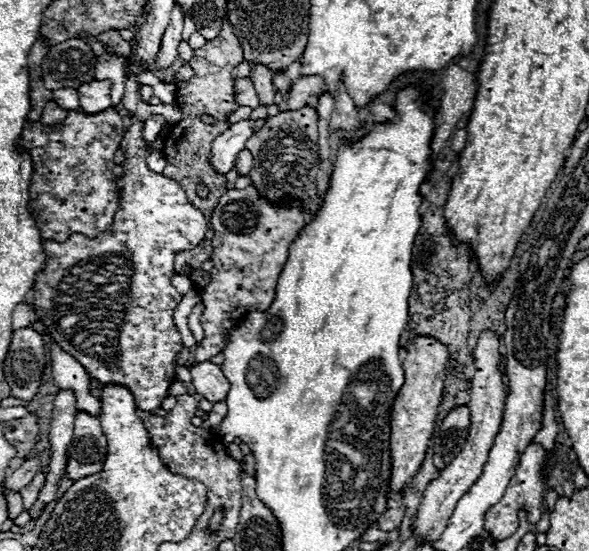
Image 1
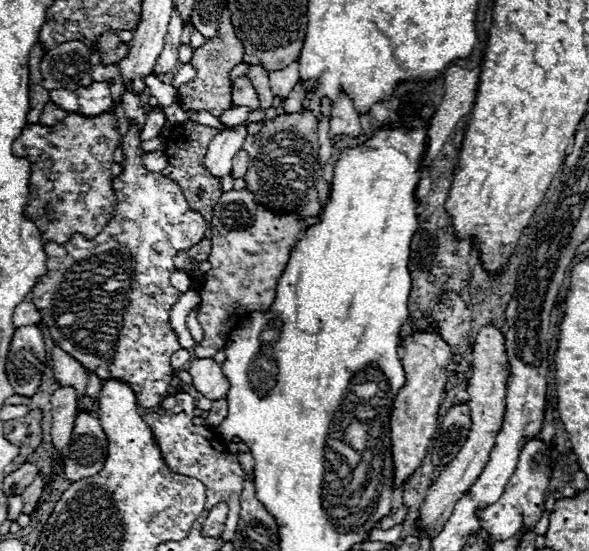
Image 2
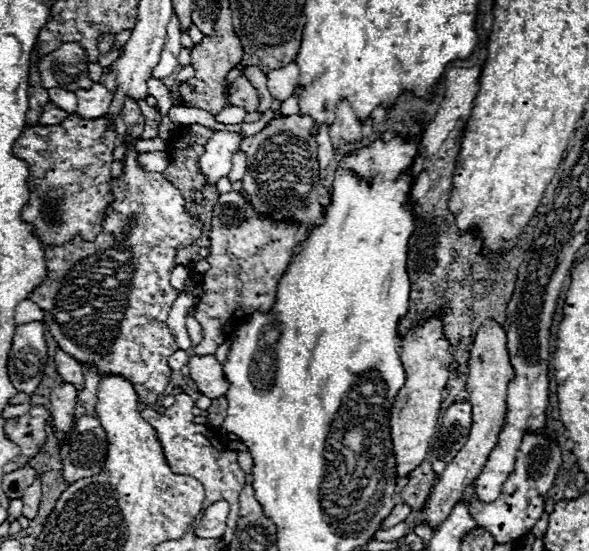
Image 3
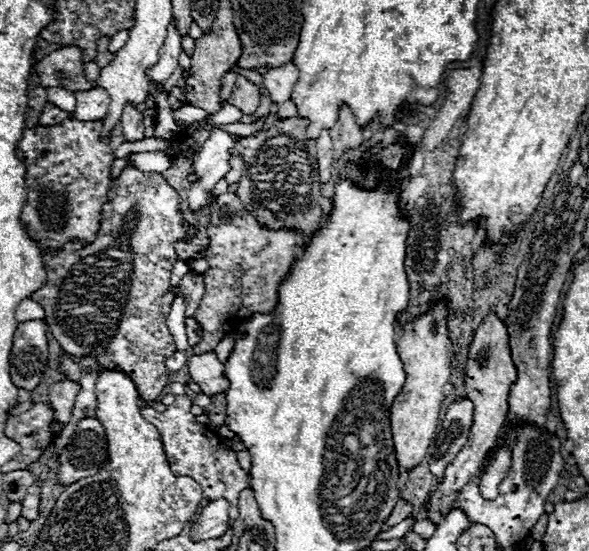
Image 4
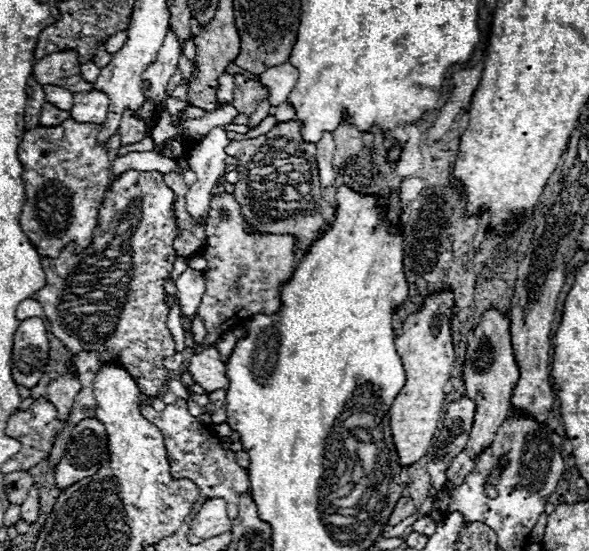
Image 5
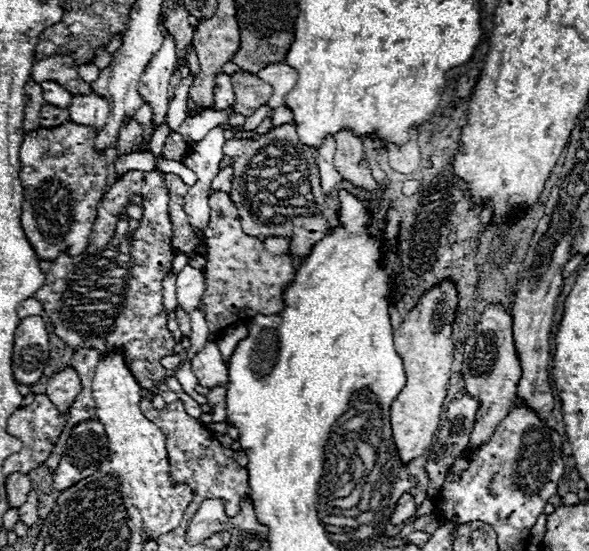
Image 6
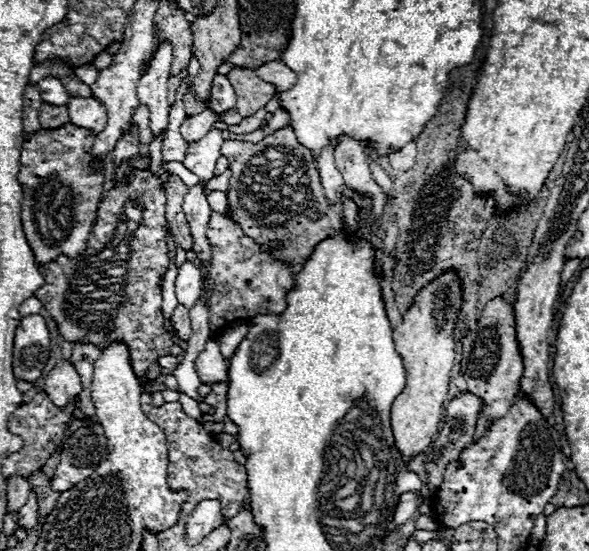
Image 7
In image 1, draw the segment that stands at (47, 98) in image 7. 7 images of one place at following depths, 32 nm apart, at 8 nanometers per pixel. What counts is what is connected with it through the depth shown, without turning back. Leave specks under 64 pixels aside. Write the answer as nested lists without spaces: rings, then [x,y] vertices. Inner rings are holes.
[[[62,88],[62,90],[54,90],[54,102],[58,102],[58,106],[62,106],[64,110],[78,110],[80,108],[80,98],[76,90],[70,88]]]

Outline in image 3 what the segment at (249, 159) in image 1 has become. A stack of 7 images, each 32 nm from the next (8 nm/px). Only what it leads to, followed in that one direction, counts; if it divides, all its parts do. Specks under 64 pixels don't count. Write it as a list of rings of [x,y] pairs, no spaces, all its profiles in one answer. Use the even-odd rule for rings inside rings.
[[[236,152],[228,178],[234,182],[234,180],[240,180],[244,174],[246,174],[246,154],[244,152]]]

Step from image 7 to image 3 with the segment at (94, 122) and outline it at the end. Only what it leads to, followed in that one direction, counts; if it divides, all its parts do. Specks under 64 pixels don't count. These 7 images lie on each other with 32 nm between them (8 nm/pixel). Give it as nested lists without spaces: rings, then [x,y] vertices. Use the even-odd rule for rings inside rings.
[[[92,84],[92,88],[88,90],[78,90],[78,110],[76,114],[80,118],[100,118],[104,114],[108,114],[110,102],[112,102],[112,94],[110,90],[106,90],[106,86],[102,84]]]

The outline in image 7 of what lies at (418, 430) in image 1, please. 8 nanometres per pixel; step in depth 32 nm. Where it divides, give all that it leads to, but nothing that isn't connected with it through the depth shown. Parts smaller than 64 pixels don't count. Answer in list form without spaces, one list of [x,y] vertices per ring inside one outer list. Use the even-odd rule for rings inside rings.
[[[450,272],[442,274],[430,286],[426,286],[418,292],[412,308],[404,314],[402,324],[398,328],[394,328],[394,344],[396,344],[398,354],[404,360],[406,378],[408,378],[406,388],[402,390],[402,394],[392,404],[392,432],[394,432],[394,440],[396,440],[396,446],[402,454],[402,458],[424,454],[426,448],[432,444],[432,436],[438,432],[440,418],[442,418],[442,406],[444,406],[444,400],[446,400],[446,394],[448,394],[450,370],[452,370],[452,364],[454,364],[452,330],[454,330],[454,322],[458,318],[460,302],[462,302],[462,288],[460,288],[458,278]]]

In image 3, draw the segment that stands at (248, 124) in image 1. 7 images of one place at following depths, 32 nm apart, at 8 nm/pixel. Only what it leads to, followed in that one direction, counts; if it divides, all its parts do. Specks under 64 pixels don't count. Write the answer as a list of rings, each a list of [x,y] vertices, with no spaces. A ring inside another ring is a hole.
[[[216,130],[216,134],[208,140],[206,152],[200,156],[200,170],[208,176],[210,182],[228,176],[228,172],[232,170],[230,158],[238,152],[242,138],[244,136],[238,132]]]

